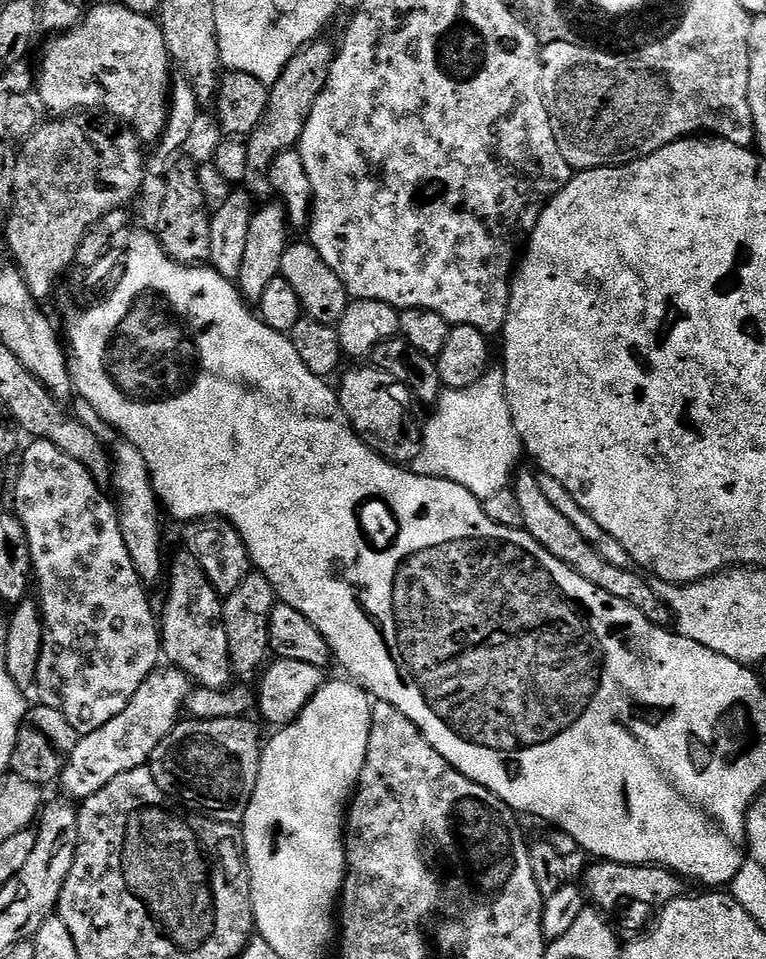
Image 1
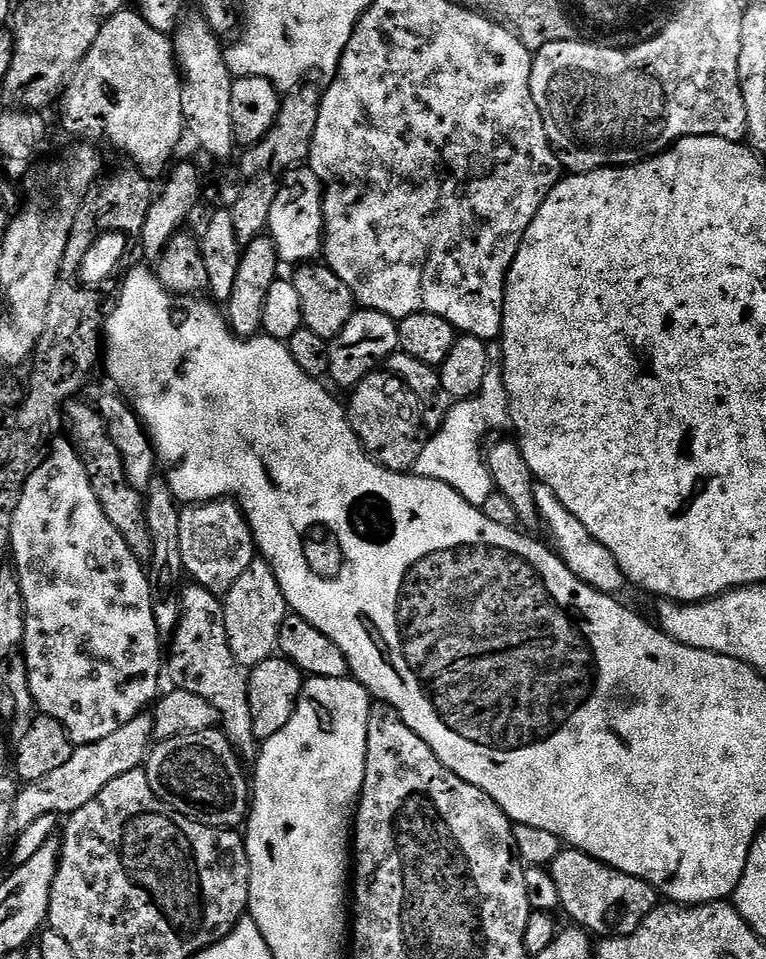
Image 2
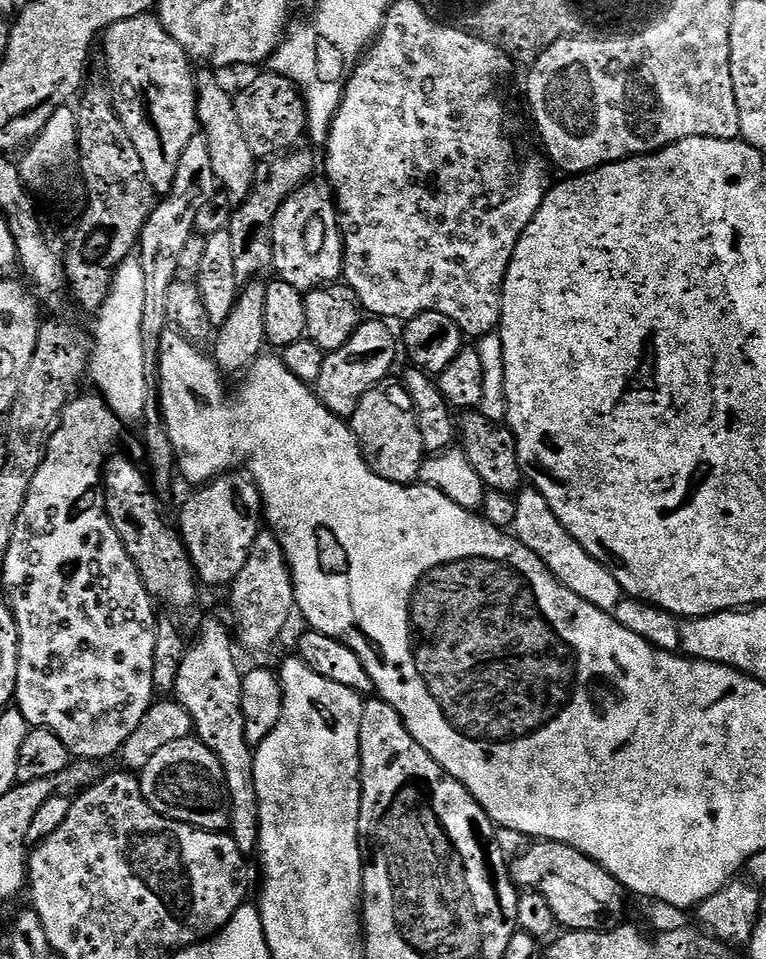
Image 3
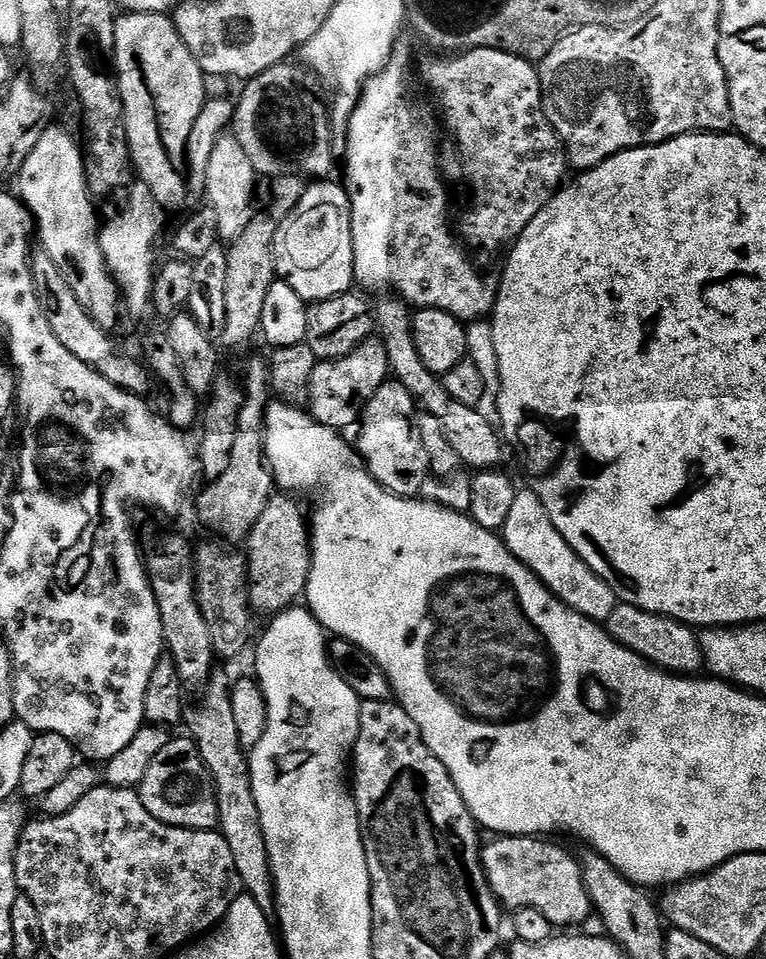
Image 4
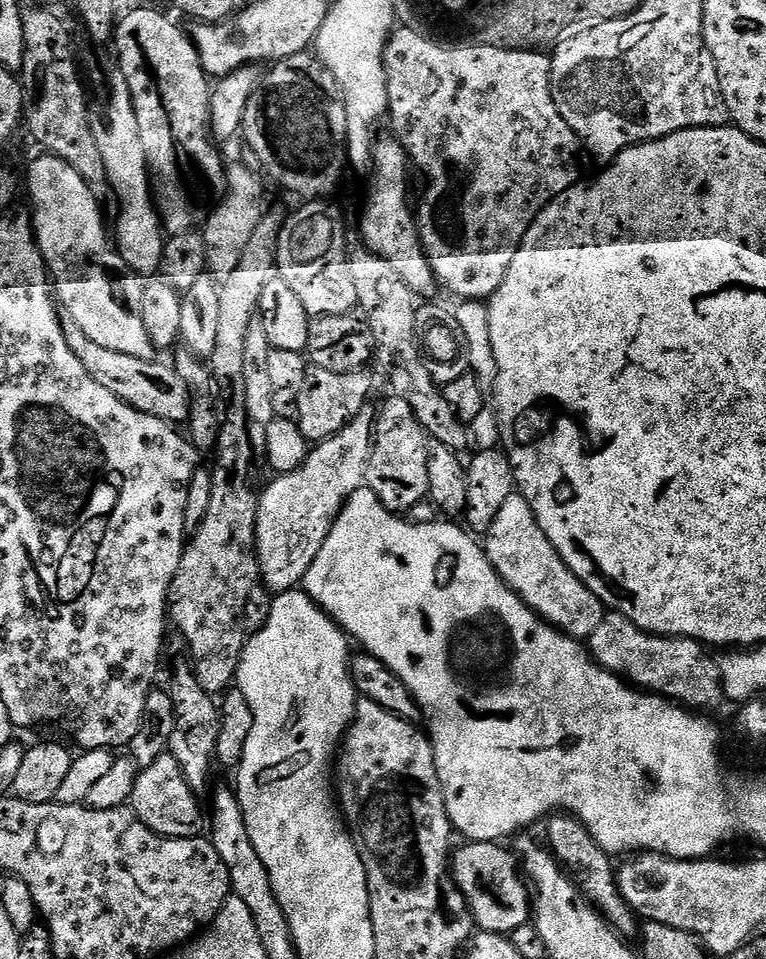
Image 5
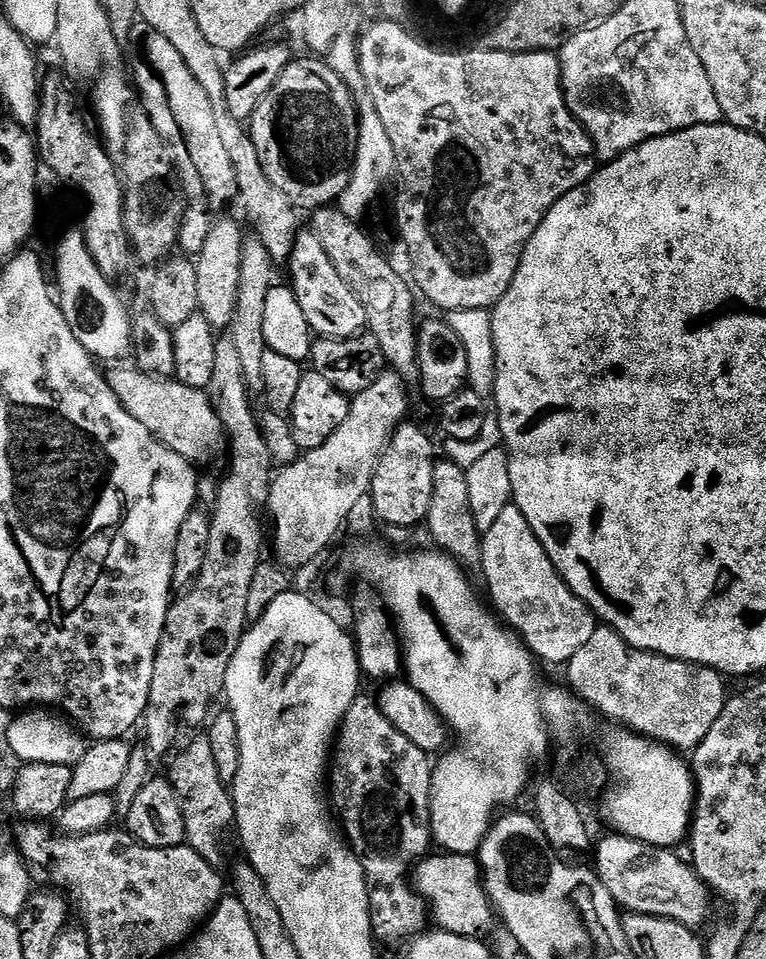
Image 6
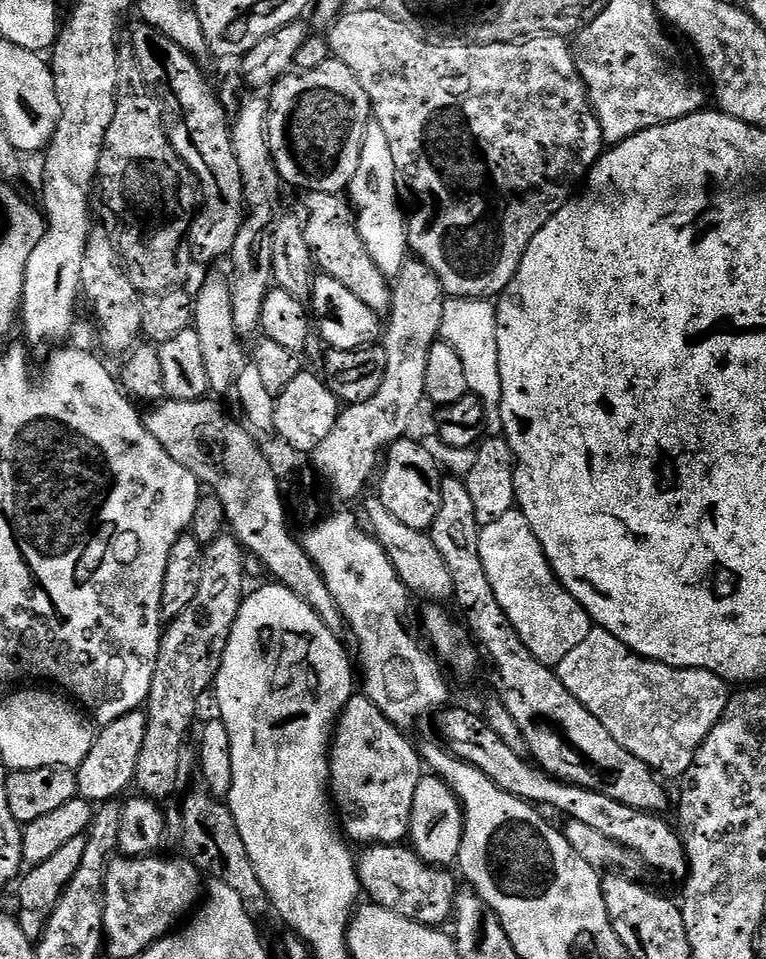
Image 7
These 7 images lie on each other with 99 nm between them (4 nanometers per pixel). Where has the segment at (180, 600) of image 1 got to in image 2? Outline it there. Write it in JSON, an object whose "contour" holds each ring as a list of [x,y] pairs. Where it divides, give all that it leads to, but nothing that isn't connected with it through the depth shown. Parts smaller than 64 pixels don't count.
{"contour":[[[189,583],[182,594],[182,618],[178,622],[178,630],[171,638],[172,653],[166,656],[166,676],[172,679],[172,688],[181,688],[190,694],[196,694],[206,702],[210,702],[213,712],[218,717],[219,727],[224,737],[245,761],[255,761],[258,755],[258,741],[254,734],[254,722],[250,718],[250,702],[248,701],[248,677],[245,669],[234,658],[230,643],[230,633],[224,617],[224,601],[201,584]]]}

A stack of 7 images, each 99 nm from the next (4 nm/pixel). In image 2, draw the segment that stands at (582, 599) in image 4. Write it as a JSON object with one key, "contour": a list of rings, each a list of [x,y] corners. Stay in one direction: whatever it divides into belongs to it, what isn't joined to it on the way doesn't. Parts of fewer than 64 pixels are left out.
{"contour":[[[537,483],[533,496],[543,527],[548,527],[548,532],[552,535],[551,543],[554,545],[554,551],[563,560],[564,565],[591,588],[607,594],[620,594],[620,591],[626,588],[624,571],[618,566],[618,562],[610,554],[610,550],[606,550],[604,544],[591,538],[584,539],[585,541],[580,540],[580,536],[585,535],[582,522],[578,522],[578,518],[574,518],[574,514],[570,514],[570,510],[566,510],[566,506],[562,506],[562,502],[558,502],[558,498],[554,494],[554,490],[550,490],[550,486]]]}

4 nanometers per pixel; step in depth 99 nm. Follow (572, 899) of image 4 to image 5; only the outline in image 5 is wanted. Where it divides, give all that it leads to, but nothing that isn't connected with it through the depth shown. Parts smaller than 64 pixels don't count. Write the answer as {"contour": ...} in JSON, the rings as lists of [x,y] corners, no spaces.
{"contour":[[[468,842],[450,861],[450,871],[468,902],[472,918],[481,932],[511,934],[530,920],[530,888],[517,857],[496,842]]]}

